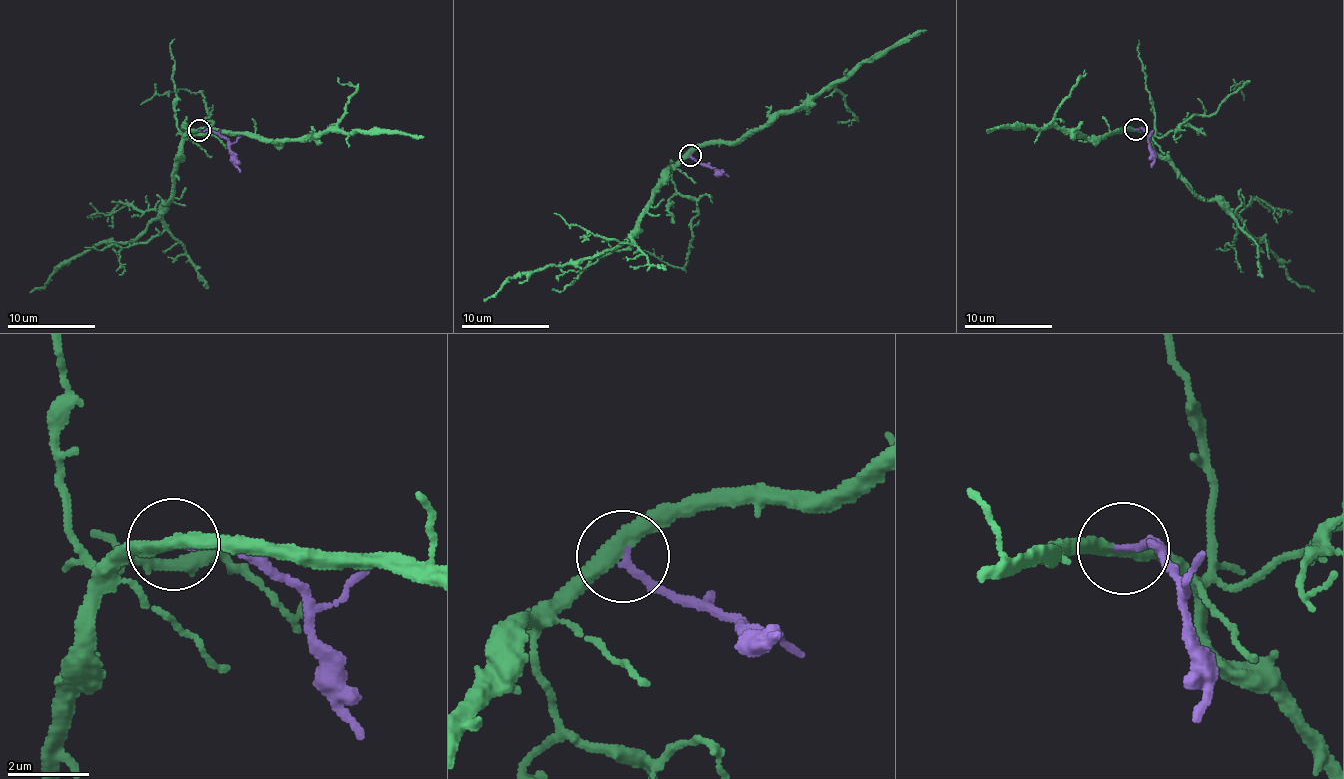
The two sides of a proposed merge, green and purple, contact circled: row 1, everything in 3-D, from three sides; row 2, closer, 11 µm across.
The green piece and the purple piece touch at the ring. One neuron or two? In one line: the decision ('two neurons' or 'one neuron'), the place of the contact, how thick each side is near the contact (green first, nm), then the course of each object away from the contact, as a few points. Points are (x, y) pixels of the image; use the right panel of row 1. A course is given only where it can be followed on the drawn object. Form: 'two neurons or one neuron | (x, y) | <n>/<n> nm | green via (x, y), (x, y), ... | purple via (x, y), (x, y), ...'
one neuron | (1136, 129) | 360/190 nm | green via (1135, 129), (1142, 129), (1193, 190), (1217, 199), (1255, 238), (1265, 240), (1298, 286), (1313, 292) | purple via (1135, 129), (1142, 129), (1149, 137), (1153, 159), (1150, 167)

